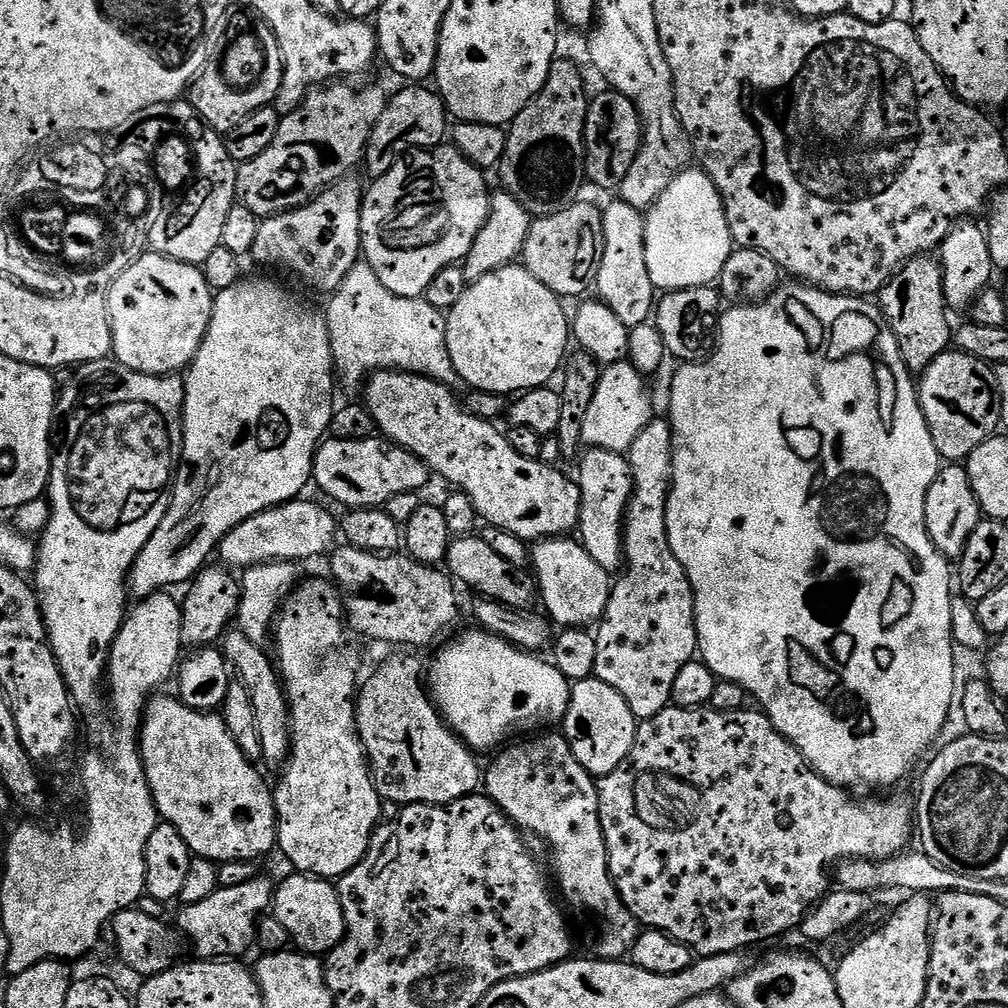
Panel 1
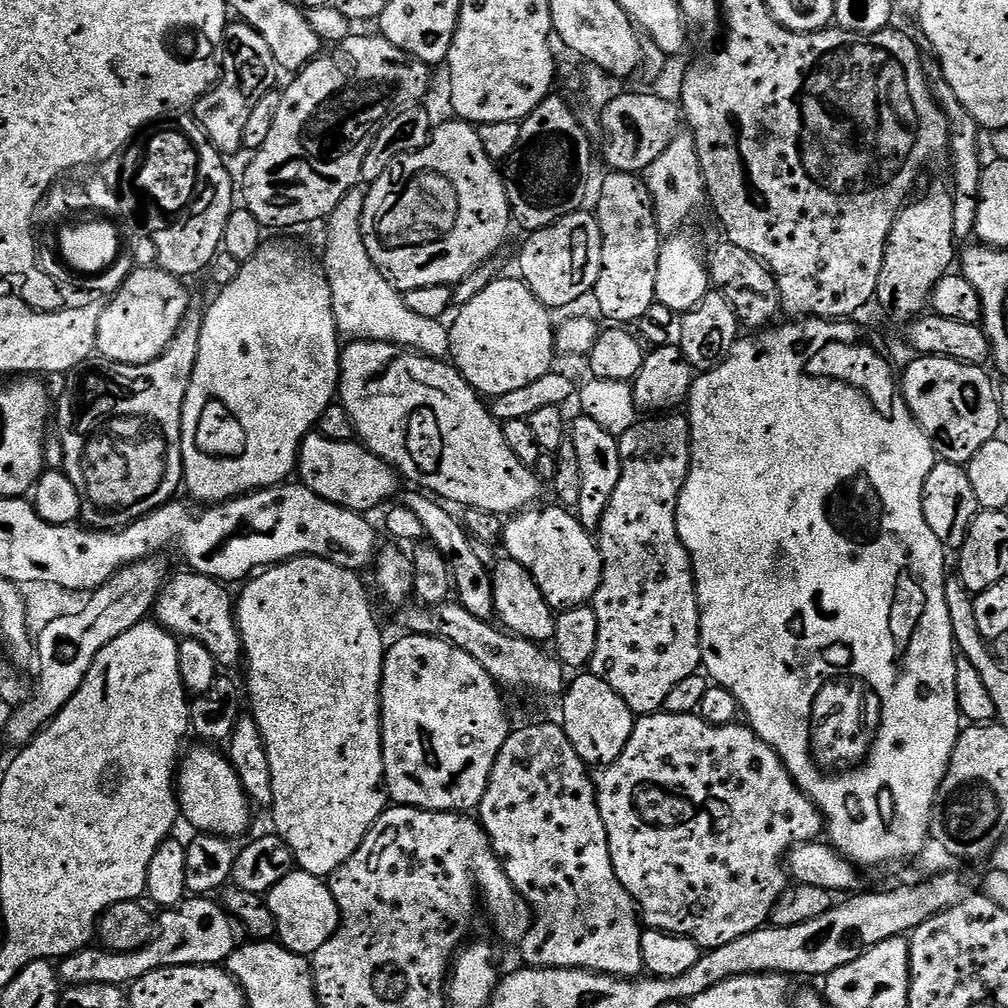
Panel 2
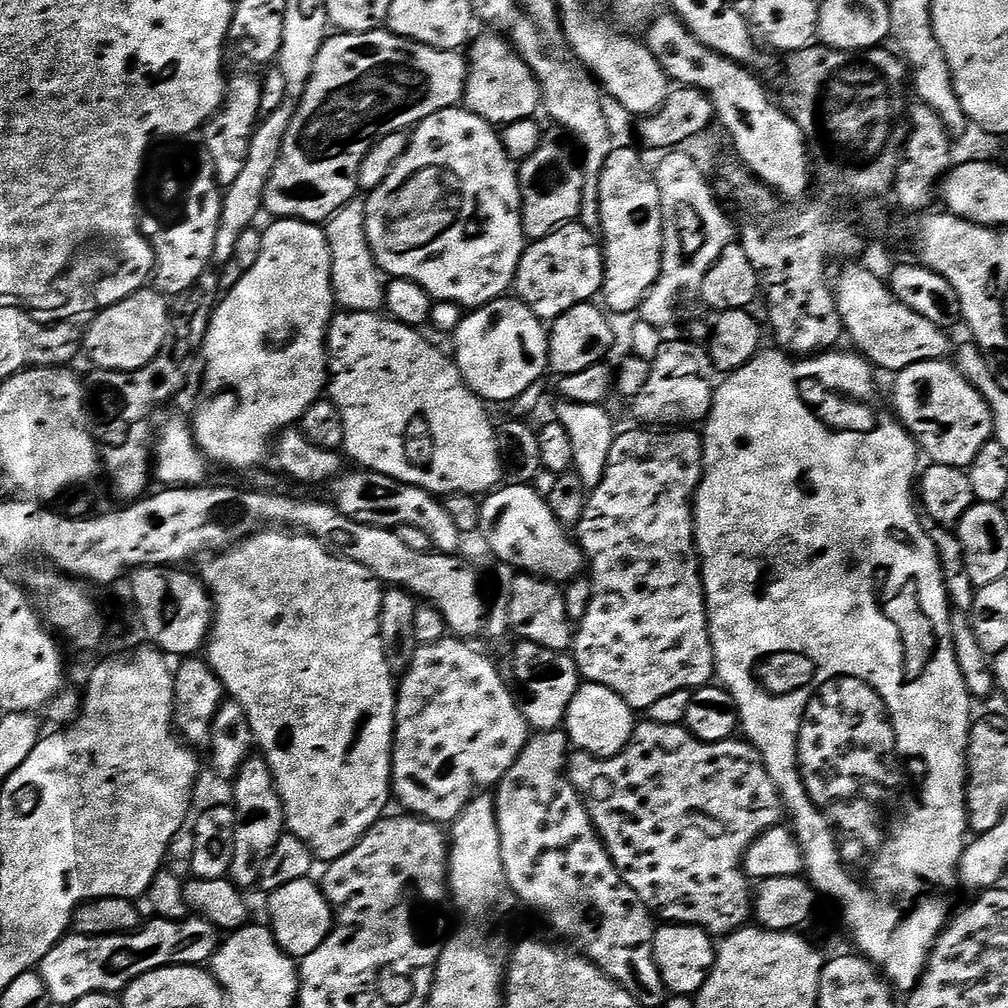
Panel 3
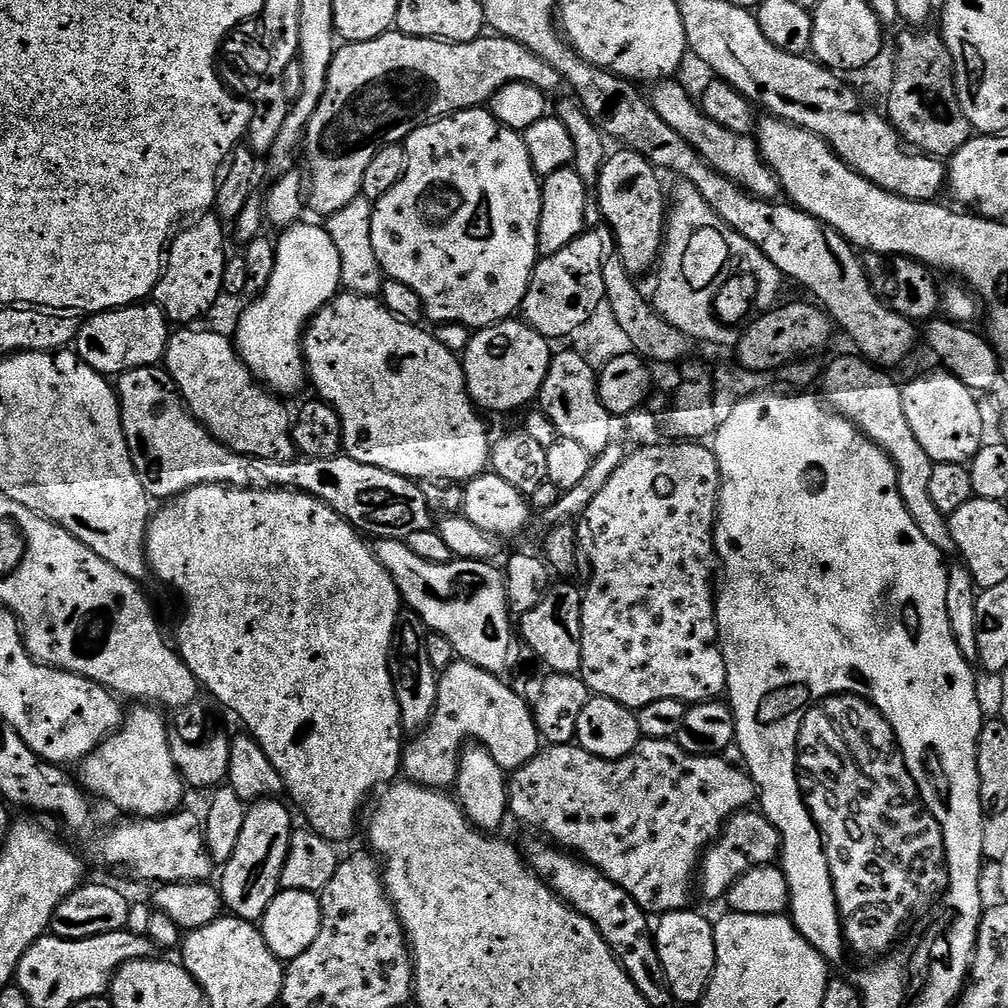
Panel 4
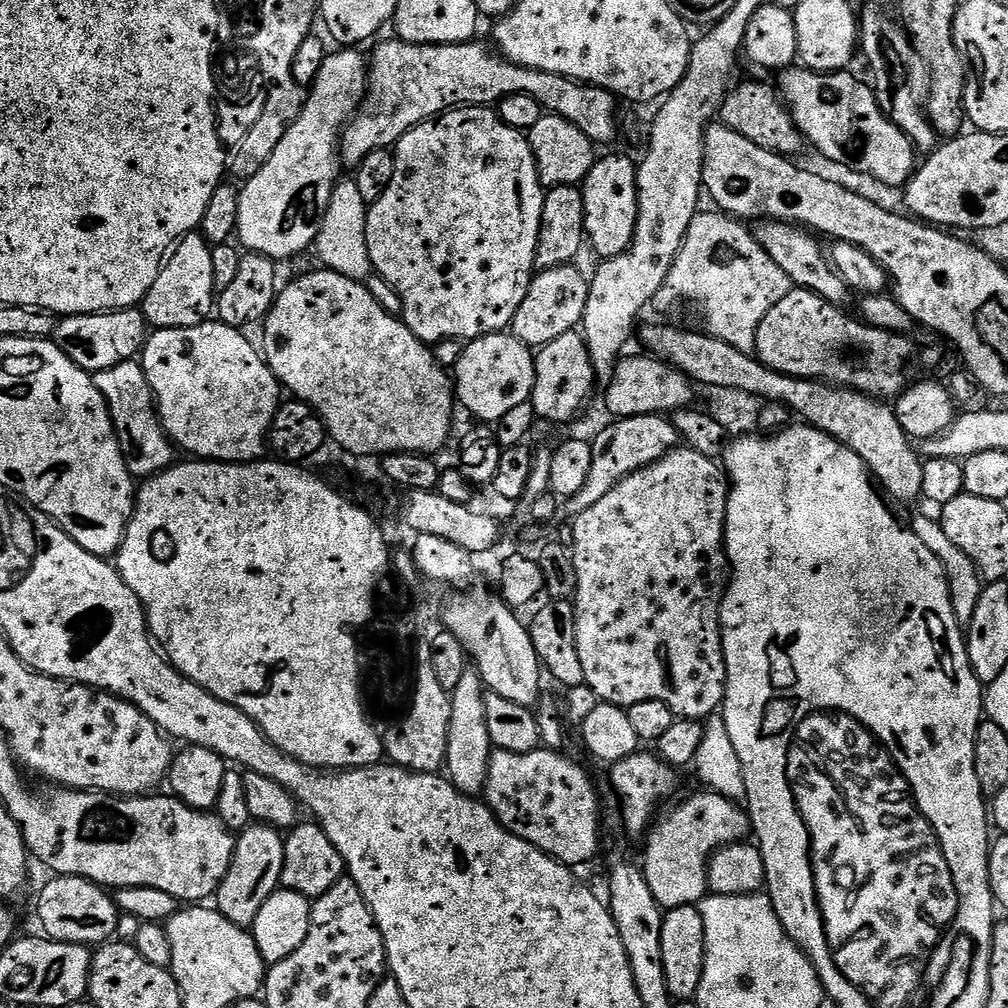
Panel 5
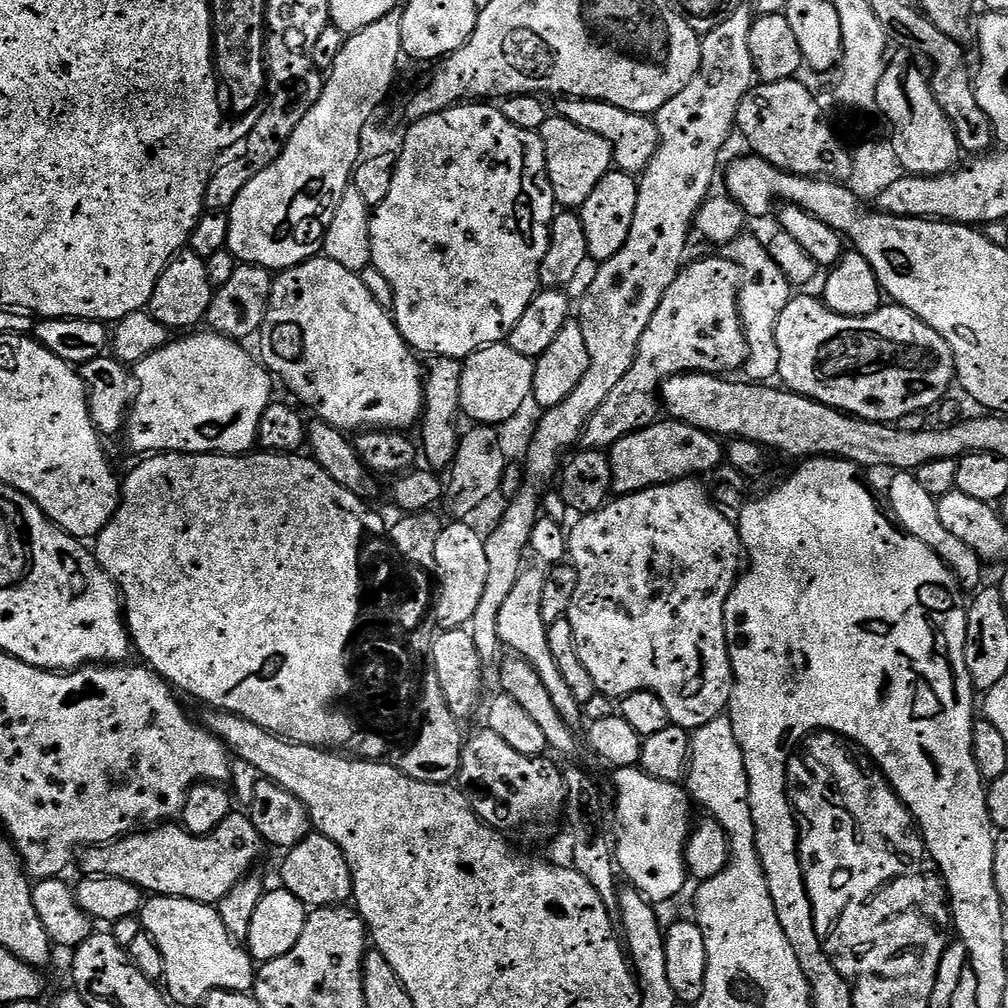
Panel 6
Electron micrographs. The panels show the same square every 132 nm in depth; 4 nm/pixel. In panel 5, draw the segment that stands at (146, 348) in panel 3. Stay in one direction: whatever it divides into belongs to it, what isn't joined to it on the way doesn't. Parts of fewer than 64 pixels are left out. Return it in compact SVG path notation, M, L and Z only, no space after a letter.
M139 307L118 312L98 312L94 316L65 316L57 323L54 342L82 371L95 374L141 355L146 339L146 321Z

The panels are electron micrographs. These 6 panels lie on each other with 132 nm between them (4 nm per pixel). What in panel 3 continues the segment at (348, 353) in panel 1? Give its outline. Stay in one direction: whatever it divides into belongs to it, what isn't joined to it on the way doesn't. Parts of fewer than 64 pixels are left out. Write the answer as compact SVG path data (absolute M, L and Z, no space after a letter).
M354 198L342 206L326 222L330 262L332 263L332 295L346 312L380 312L384 308L385 273L376 263L366 234L368 210L365 201Z

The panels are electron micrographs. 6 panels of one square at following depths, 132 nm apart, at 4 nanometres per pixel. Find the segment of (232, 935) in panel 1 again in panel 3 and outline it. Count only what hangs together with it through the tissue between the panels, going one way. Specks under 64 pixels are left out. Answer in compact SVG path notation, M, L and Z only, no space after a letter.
M152 918L141 923L134 932L113 936L78 936L69 934L42 958L38 971L53 1005L70 1006L78 998L95 992L123 993L134 978L150 974L150 970L173 968L175 964L204 966L218 947L218 930L208 920L162 920Z

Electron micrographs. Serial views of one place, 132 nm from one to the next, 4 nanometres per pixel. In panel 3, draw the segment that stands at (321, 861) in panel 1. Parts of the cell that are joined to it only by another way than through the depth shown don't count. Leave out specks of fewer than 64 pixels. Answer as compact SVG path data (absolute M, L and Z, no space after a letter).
M269 526L252 533L231 548L208 554L199 561L198 575L208 589L214 609L212 631L208 634L206 659L218 674L225 693L246 710L255 747L262 753L264 761L274 774L276 789L284 803L284 822L287 831L306 842L317 861L331 862L342 858L385 815L384 807L392 790L392 739L396 733L397 681L386 662L386 654L380 637L380 611L385 589L376 575L366 566L337 555L327 544L299 530L288 531L280 526Z

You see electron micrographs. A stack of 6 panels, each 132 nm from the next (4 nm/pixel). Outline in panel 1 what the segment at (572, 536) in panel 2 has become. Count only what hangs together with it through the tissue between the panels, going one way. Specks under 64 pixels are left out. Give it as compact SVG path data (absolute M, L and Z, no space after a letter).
M549 538L533 543L530 548L530 568L538 585L539 599L540 596L544 599L543 611L553 625L561 629L587 629L588 624L595 625L604 617L613 581L609 572L594 562L594 558L590 558L579 539Z

